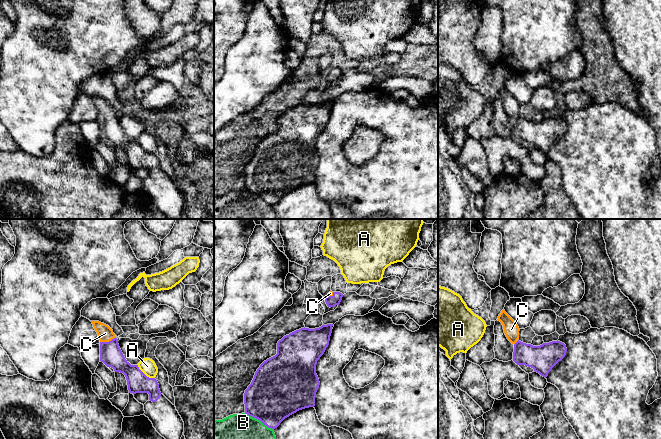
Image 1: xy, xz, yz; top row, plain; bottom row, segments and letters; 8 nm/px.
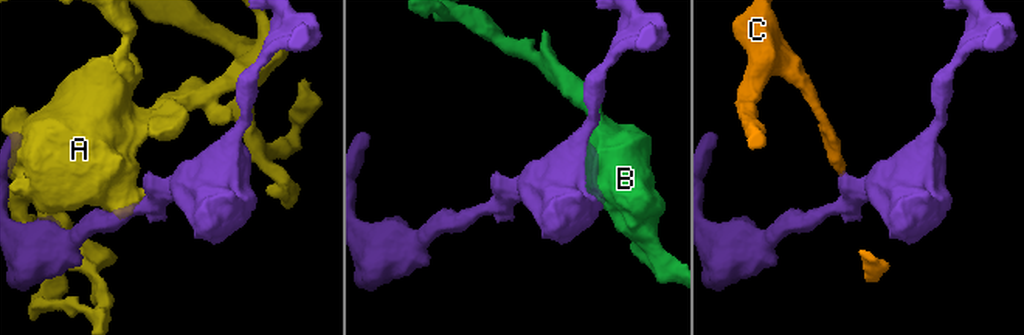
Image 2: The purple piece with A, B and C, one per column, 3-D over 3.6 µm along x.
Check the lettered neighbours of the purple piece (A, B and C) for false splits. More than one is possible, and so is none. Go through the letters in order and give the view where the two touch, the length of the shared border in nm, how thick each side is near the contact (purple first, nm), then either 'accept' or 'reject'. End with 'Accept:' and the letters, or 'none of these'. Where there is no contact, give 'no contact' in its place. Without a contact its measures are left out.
A: xy | 180 nm | 170/120 nm | reject
B: xz | 280 nm | 420/460 nm | reject
C: xy | 130 nm | 180/120 nm | accept
Accept: C

